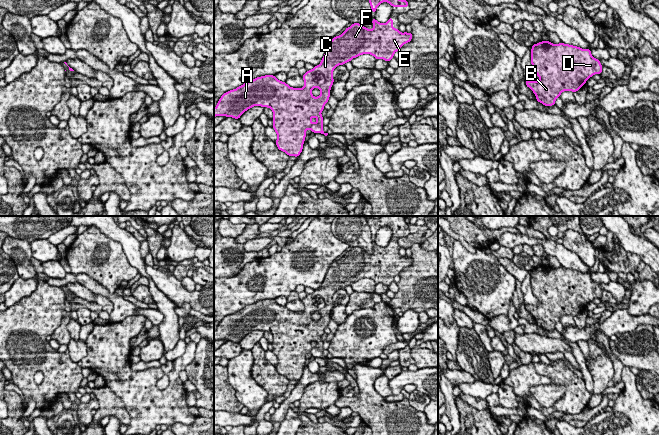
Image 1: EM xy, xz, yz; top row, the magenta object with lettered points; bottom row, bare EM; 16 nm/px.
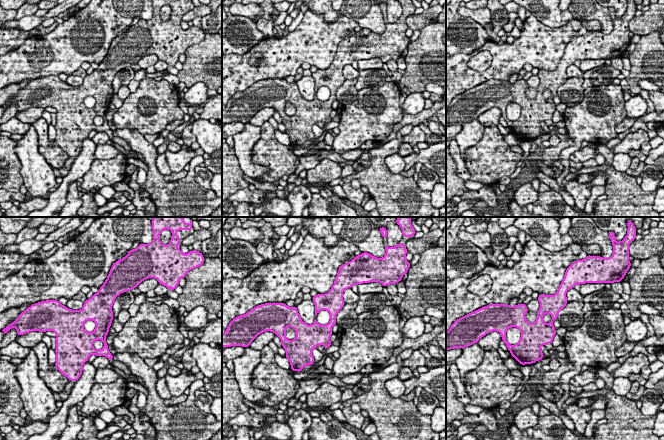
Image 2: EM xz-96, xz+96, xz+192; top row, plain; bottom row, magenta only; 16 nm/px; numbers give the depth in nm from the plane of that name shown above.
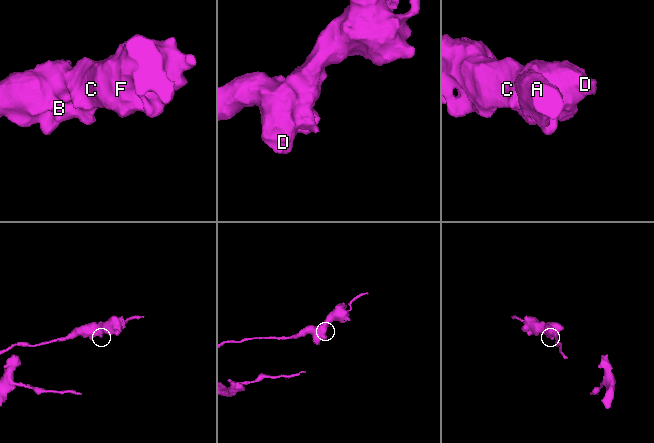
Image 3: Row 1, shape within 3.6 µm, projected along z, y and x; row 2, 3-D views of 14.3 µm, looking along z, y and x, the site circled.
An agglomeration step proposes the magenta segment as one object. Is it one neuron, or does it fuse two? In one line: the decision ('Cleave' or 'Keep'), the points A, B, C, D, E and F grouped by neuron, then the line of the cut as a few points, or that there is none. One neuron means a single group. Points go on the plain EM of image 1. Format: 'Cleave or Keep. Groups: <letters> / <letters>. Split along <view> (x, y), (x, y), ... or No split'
Keep. Groups: A B C D E F. No split

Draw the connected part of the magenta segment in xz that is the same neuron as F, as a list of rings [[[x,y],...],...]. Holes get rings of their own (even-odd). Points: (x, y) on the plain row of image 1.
[[[392,241],[386,247],[373,242],[372,248],[373,253],[369,254],[360,247],[353,247],[341,259],[335,260],[320,288],[302,300],[303,312],[290,311],[275,299],[260,300],[225,316],[214,332],[214,341],[239,343],[254,330],[270,332],[273,335],[272,352],[277,357],[277,372],[289,381],[298,381],[308,353],[312,357],[328,359],[323,355],[321,336],[331,319],[334,293],[363,278],[389,286],[396,275],[412,264],[412,256],[401,257],[393,251]],[[315,311],[321,316],[318,321],[312,319]]]

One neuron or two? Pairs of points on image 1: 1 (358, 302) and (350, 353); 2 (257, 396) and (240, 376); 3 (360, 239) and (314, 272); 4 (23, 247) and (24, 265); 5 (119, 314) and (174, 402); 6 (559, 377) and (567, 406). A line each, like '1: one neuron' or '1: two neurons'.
1: two neurons
2: one neuron
3: two neurons
4: one neuron
5: two neurons
6: one neuron

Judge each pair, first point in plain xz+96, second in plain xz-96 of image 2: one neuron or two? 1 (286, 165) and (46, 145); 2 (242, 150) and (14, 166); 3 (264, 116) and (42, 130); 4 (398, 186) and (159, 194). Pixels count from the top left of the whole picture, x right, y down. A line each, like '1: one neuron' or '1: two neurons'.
1: one neuron
2: two neurons
3: two neurons
4: one neuron

